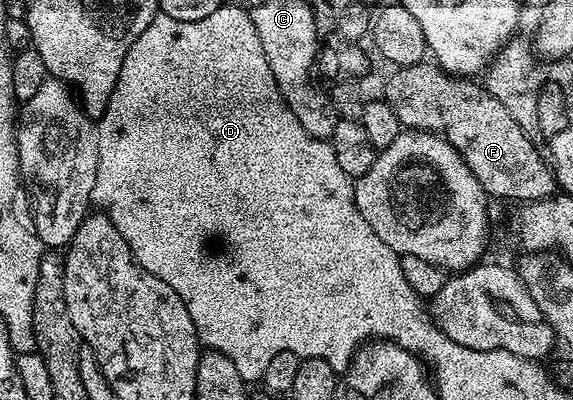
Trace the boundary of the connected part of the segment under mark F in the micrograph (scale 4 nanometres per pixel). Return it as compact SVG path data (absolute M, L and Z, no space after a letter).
M419 64L417 66L404 66L393 71L394 75L386 82L385 101L396 112L403 127L407 131L421 130L428 134L439 134L445 138L452 148L466 163L480 182L487 195L498 198L515 198L518 204L538 202L544 198L551 197L555 193L556 183L554 171L550 169L550 163L544 157L543 151L539 149L534 141L520 128L516 120L512 120L512 112L496 100L486 91L485 85L476 83L474 80L465 80L463 77L446 73L437 65Z

